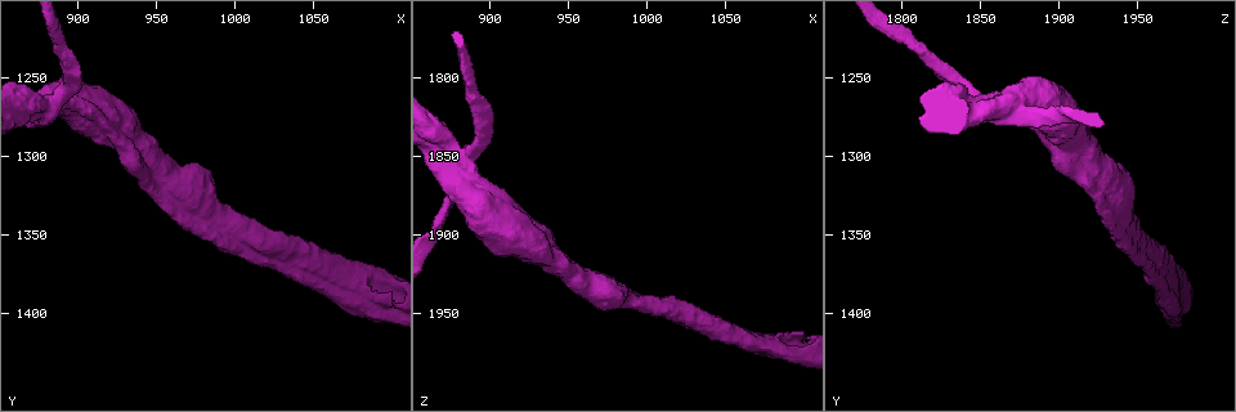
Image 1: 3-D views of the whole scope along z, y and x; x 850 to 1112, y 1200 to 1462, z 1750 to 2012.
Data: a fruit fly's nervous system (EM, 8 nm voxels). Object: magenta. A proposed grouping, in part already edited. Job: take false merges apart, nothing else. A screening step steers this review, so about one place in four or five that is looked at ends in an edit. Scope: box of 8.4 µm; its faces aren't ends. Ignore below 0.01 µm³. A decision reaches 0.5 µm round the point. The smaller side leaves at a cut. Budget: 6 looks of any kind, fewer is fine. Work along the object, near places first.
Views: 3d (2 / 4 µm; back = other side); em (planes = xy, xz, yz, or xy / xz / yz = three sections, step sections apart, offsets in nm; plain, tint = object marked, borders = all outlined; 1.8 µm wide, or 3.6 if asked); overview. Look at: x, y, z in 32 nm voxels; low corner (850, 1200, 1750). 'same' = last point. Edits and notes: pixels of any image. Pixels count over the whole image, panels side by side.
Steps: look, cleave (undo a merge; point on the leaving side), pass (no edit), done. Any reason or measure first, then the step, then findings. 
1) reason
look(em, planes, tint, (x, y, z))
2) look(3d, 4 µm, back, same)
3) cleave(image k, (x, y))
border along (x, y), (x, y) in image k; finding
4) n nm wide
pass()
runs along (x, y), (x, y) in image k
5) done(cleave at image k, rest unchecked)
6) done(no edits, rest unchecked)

sudden change in width
look(em, 3.6 µm, xy, step 16, tint, (928, 1292, 1902))

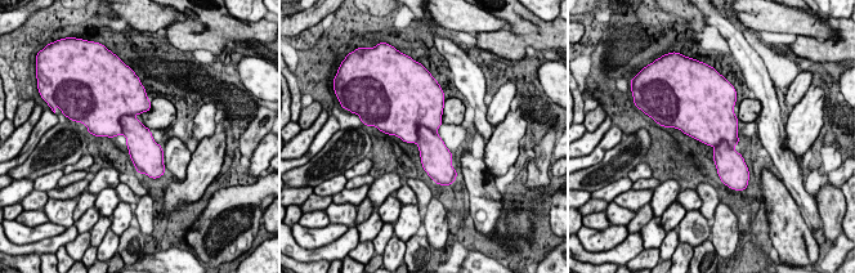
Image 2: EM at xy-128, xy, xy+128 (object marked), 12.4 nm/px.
pass()
continuous, no second neuron

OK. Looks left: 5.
small branch off a trunk
look(3d, 4 µm, (882, 1268, 1862))

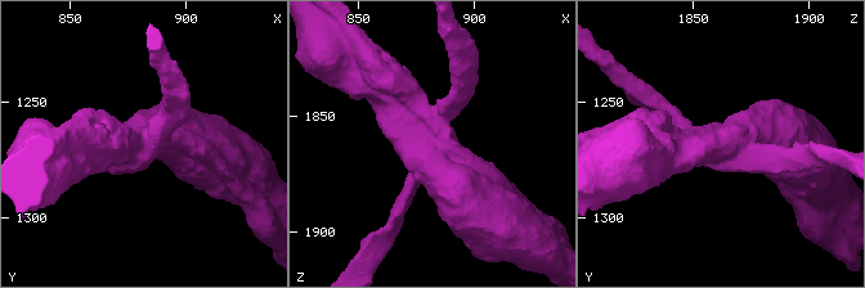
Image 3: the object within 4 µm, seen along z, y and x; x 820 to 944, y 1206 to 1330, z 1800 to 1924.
4 arms
look(em, 3.6 µm, planes, tint, (881, 1267, 1862))

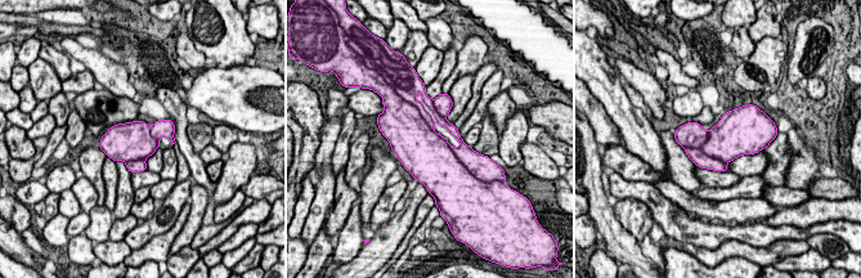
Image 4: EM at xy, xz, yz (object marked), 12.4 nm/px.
500 nm wide
cleave(image 4, (702, 160))
the part that leaves runs along (689, 151), (707, 162), (723, 167) in image 4; a second neuron is stuck on

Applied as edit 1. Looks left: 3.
arms part here
look(3d, 2 µm, (1072, 1376, 1972))

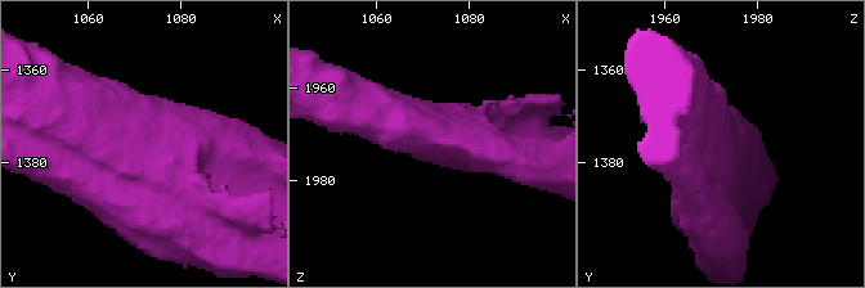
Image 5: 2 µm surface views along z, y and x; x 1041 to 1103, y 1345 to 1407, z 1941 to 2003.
look(em, planes, tint, (1072, 1378, 1970))

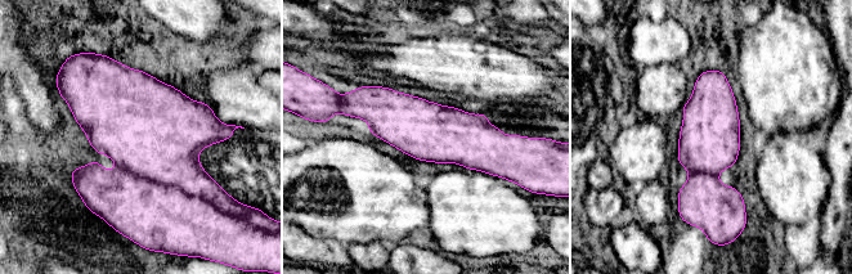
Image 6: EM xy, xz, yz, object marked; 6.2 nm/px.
pass()
runs along (353, 112), (503, 142) in image 6; continuous, no second neuron

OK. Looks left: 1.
done(cleave at image 4, rest unchecked)

